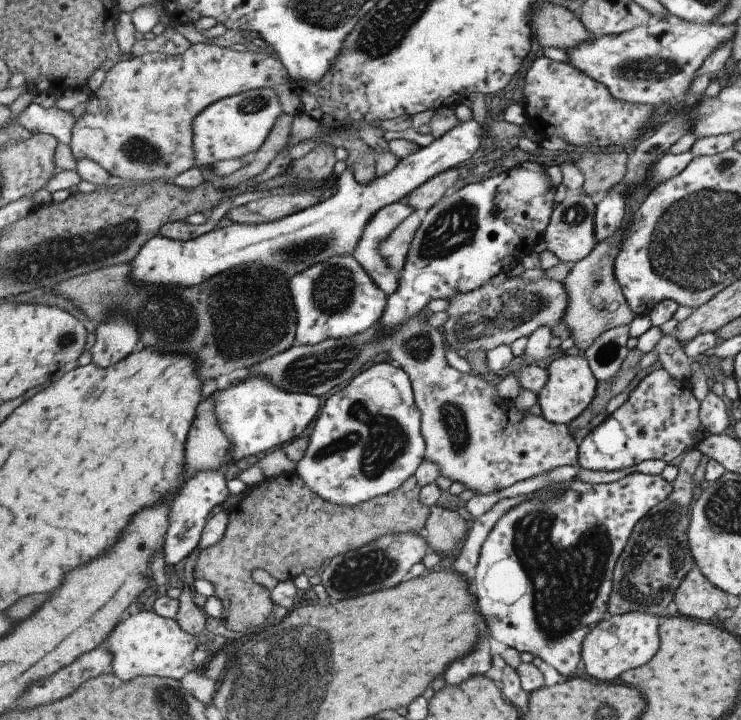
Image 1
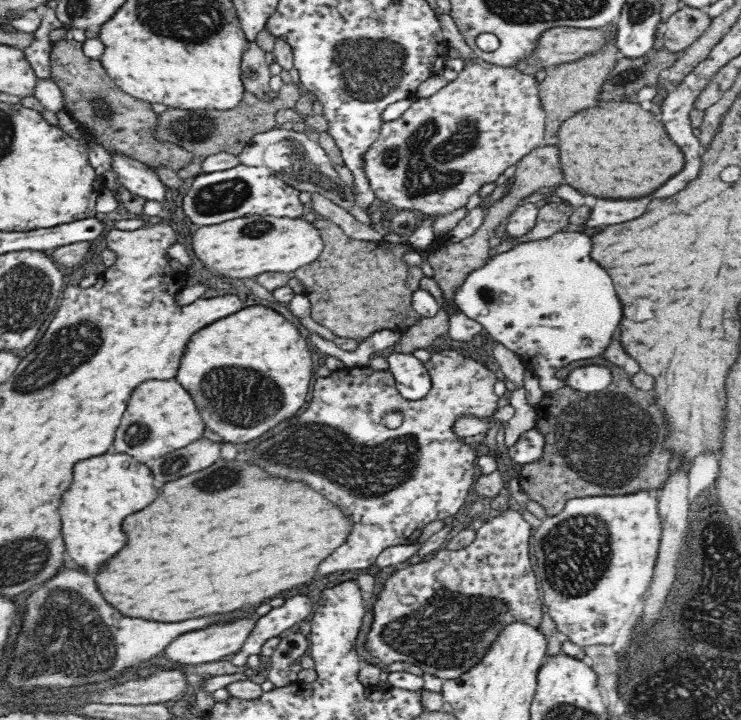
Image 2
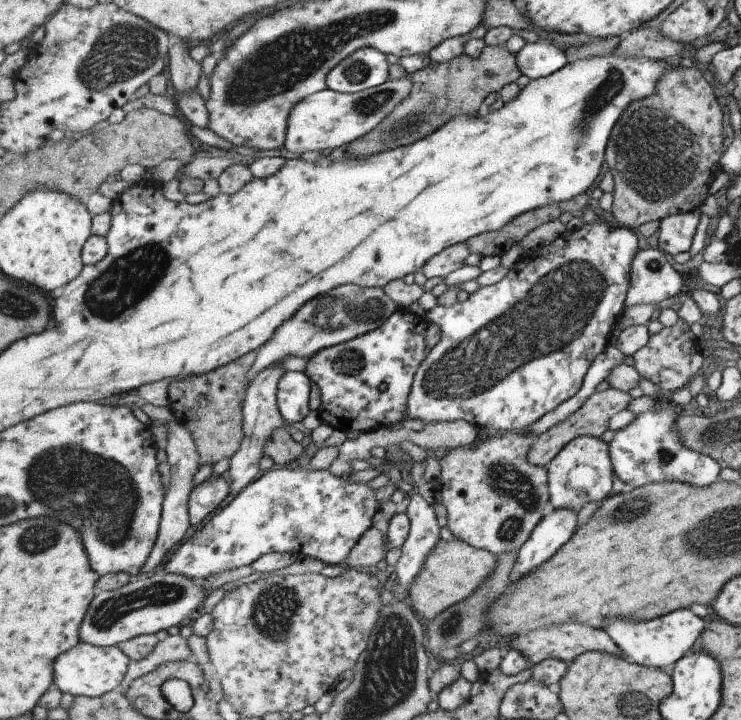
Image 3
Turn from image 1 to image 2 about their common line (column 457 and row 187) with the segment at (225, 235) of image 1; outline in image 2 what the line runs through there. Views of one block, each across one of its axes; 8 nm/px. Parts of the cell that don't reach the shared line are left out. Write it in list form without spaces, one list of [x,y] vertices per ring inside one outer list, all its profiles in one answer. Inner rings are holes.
[[[114,154],[111,158],[112,170],[116,172],[119,182],[128,191],[142,196],[146,201],[166,203],[168,188],[163,184],[155,169],[132,158],[119,157],[118,154]]]

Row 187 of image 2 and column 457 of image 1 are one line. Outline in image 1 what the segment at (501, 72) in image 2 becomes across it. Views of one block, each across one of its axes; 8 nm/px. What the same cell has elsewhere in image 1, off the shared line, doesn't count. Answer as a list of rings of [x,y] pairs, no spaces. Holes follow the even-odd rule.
[[[423,310],[417,317],[411,318],[398,332],[395,334],[395,338],[391,338],[389,342],[385,342],[389,355],[393,361],[399,364],[406,371],[406,374],[410,376],[412,386],[414,388],[414,400],[417,403],[419,411],[422,412],[422,434],[426,440],[426,460],[430,463],[436,464],[440,469],[440,474],[446,477],[452,482],[459,482],[465,485],[466,489],[474,490],[477,495],[491,495],[505,490],[517,482],[523,482],[523,480],[529,480],[529,478],[535,478],[535,476],[541,476],[541,474],[547,474],[549,470],[555,470],[559,466],[574,465],[579,466],[579,450],[580,446],[577,446],[575,438],[573,438],[569,426],[564,423],[551,423],[546,420],[543,415],[535,416],[533,412],[528,410],[521,410],[517,404],[512,404],[508,400],[503,400],[499,396],[499,388],[495,385],[495,380],[478,374],[463,373],[456,370],[447,359],[447,339],[442,330],[434,328],[428,324],[429,312]]]

